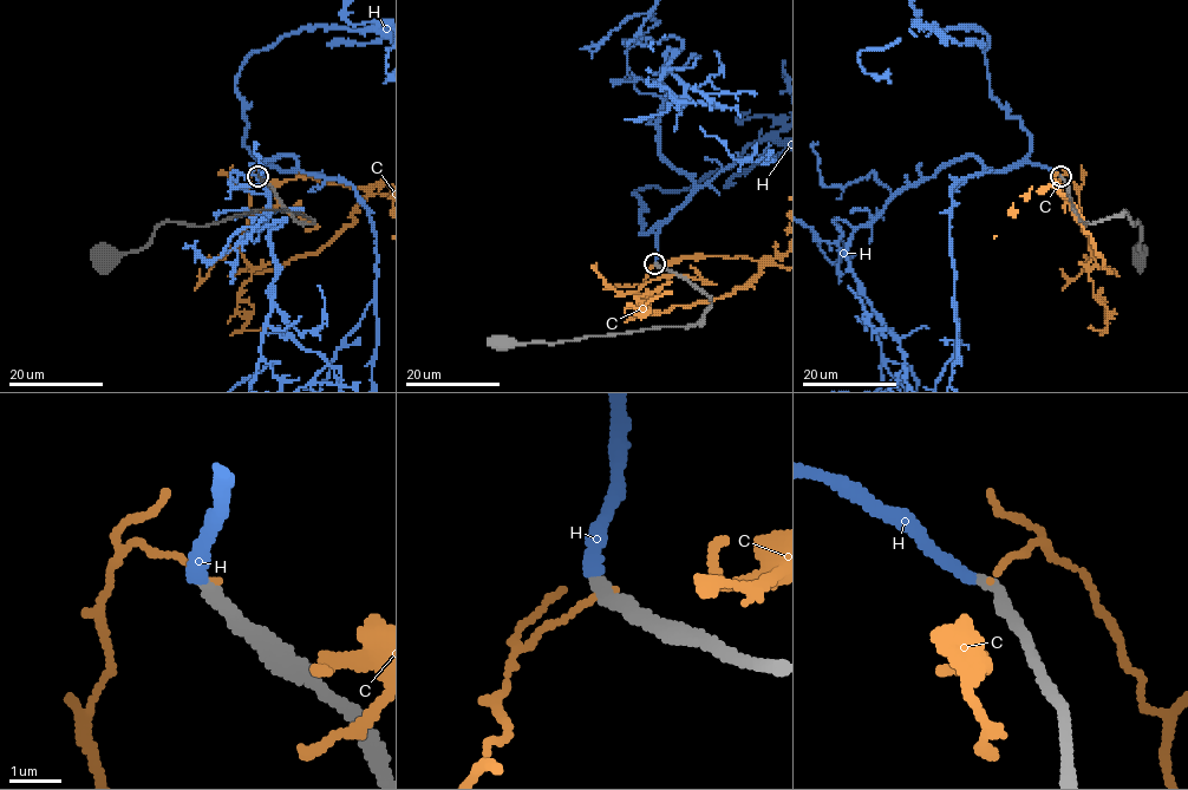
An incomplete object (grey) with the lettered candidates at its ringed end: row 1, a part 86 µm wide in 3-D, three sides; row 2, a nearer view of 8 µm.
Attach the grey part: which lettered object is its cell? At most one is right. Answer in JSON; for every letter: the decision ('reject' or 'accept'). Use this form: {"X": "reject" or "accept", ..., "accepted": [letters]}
{"C": "reject", "H": "accept", "accepted": ["H"]}

